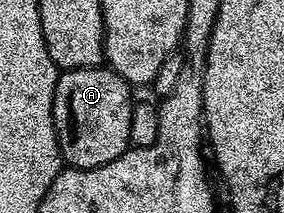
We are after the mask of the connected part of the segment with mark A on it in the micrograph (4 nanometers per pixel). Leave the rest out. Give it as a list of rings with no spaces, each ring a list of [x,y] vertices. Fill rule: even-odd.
[[[106,65],[73,69],[60,74],[53,93],[53,121],[59,138],[59,152],[63,154],[66,166],[93,169],[101,165],[109,165],[109,161],[117,161],[121,153],[128,151],[131,147],[129,121],[133,121],[131,91],[133,91],[132,84],[126,83],[116,71]]]

